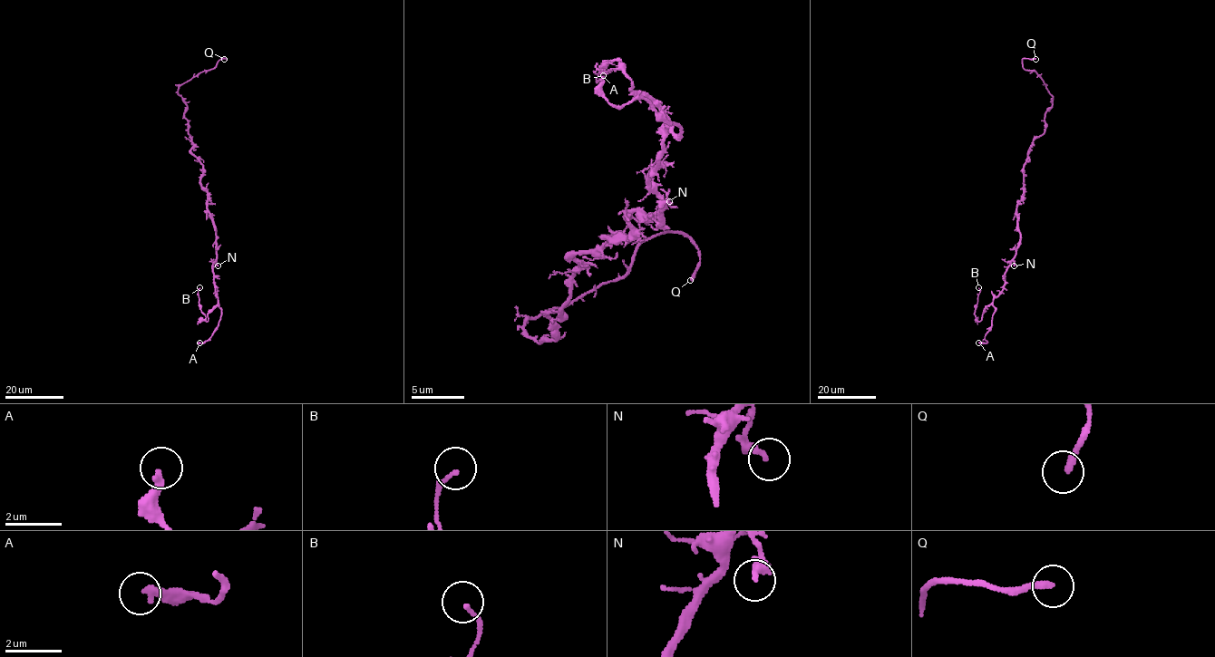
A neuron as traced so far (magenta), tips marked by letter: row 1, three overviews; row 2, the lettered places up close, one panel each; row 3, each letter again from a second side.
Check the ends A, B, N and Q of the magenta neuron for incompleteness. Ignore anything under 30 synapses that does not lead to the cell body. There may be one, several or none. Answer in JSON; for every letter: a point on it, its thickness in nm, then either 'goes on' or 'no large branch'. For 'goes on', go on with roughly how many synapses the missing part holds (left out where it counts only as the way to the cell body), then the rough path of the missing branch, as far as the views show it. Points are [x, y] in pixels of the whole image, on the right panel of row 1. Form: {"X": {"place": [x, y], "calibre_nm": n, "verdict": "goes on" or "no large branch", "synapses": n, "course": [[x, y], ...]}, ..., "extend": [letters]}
{"A": {"place": [978, 342], "calibre_nm": 280, "verdict": "no large branch"}, "B": {"place": [978, 287], "calibre_nm": 120, "verdict": "no large branch"}, "N": {"place": [1014, 265], "calibre_nm": 280, "verdict": "no large branch"}, "Q": {"place": [1035, 59], "calibre_nm": 240, "verdict": "goes on"}, "extend": ["Q"]}

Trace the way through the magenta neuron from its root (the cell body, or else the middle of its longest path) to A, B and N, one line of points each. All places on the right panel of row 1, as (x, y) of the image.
A: (1023, 186), (1016, 208), (1020, 245), (1005, 274), (1004, 287), (993, 300), (987, 342), (978, 342)
B: (1023, 186), (1023, 198), (1016, 208), (1020, 245), (1005, 274), (1003, 291), (979, 322), (974, 314), (978, 287)
N: (1023, 186), (1023, 198), (1016, 208), (1020, 245), (1013, 260), (1014, 265)

